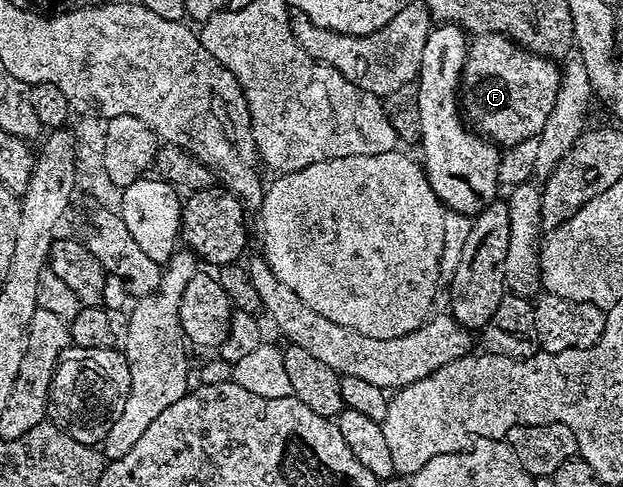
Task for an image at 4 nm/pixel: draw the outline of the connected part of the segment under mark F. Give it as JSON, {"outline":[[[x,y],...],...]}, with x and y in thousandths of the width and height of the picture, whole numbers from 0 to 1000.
{"outline":[[[767,70],[756,84],[742,154],[742,232],[756,265],[790,285],[804,304],[865,283],[870,263],[876,263],[883,246],[883,234],[889,230],[889,209],[896,205],[900,138],[888,121],[841,103],[804,70]]]}

